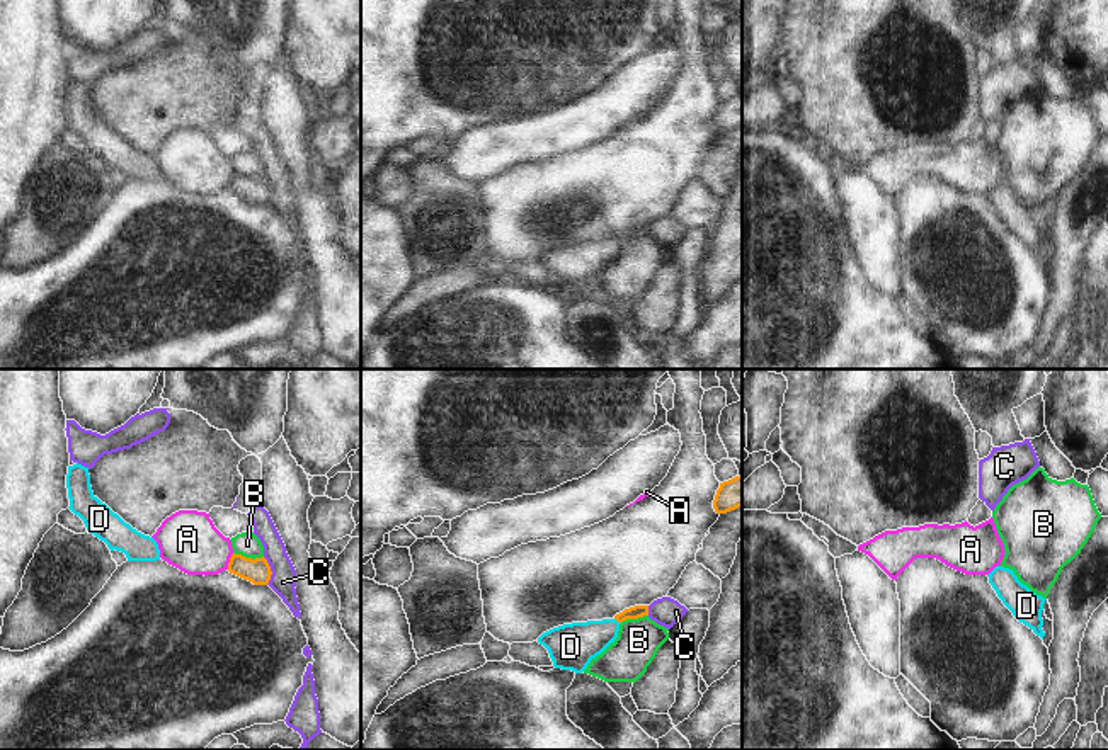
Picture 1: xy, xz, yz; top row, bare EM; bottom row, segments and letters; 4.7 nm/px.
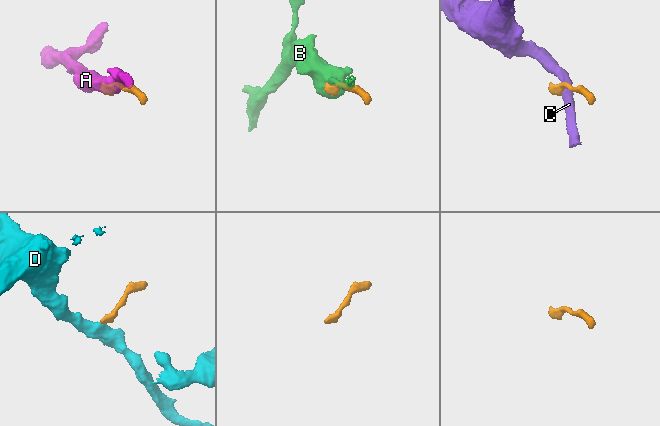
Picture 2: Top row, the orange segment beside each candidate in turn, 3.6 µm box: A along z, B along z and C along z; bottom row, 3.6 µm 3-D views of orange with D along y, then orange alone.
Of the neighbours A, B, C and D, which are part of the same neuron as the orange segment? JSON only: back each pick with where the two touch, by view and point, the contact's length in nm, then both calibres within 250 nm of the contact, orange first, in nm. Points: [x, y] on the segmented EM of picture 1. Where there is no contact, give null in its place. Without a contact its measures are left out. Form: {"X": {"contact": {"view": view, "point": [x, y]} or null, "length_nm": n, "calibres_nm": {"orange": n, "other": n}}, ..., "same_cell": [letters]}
{"same_cell": []}

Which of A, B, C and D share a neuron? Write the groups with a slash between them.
A / B / C / D

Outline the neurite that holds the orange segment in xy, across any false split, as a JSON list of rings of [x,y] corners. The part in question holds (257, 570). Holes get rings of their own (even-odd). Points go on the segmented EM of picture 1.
[[[235,553],[230,558],[228,571],[252,582],[254,585],[267,585],[272,575],[264,556],[252,560]]]

